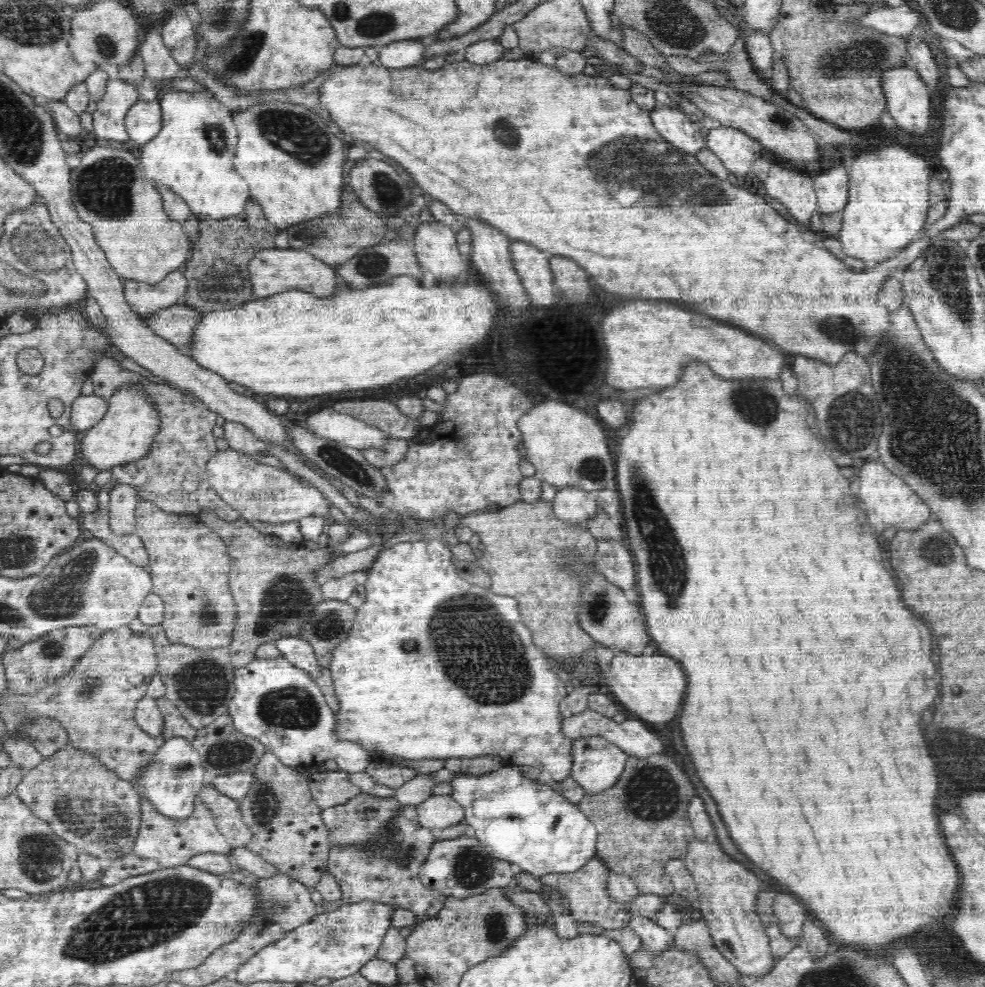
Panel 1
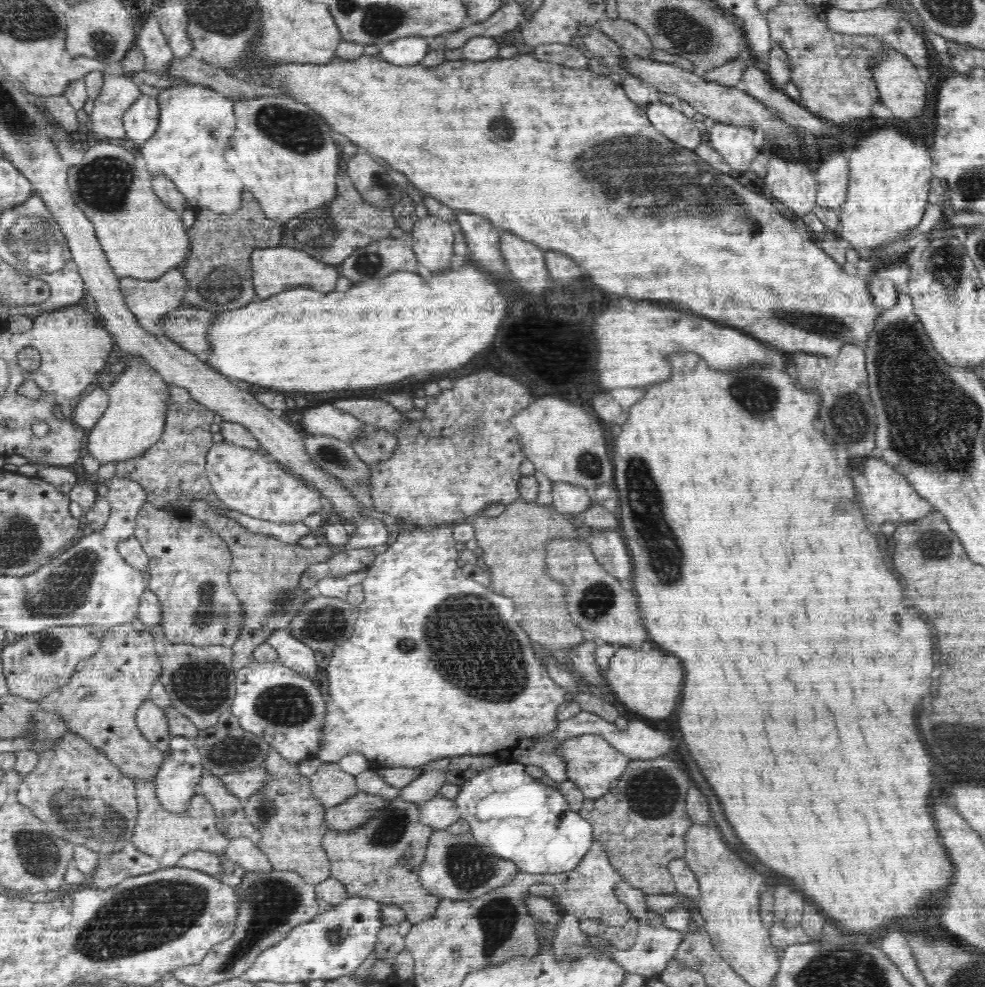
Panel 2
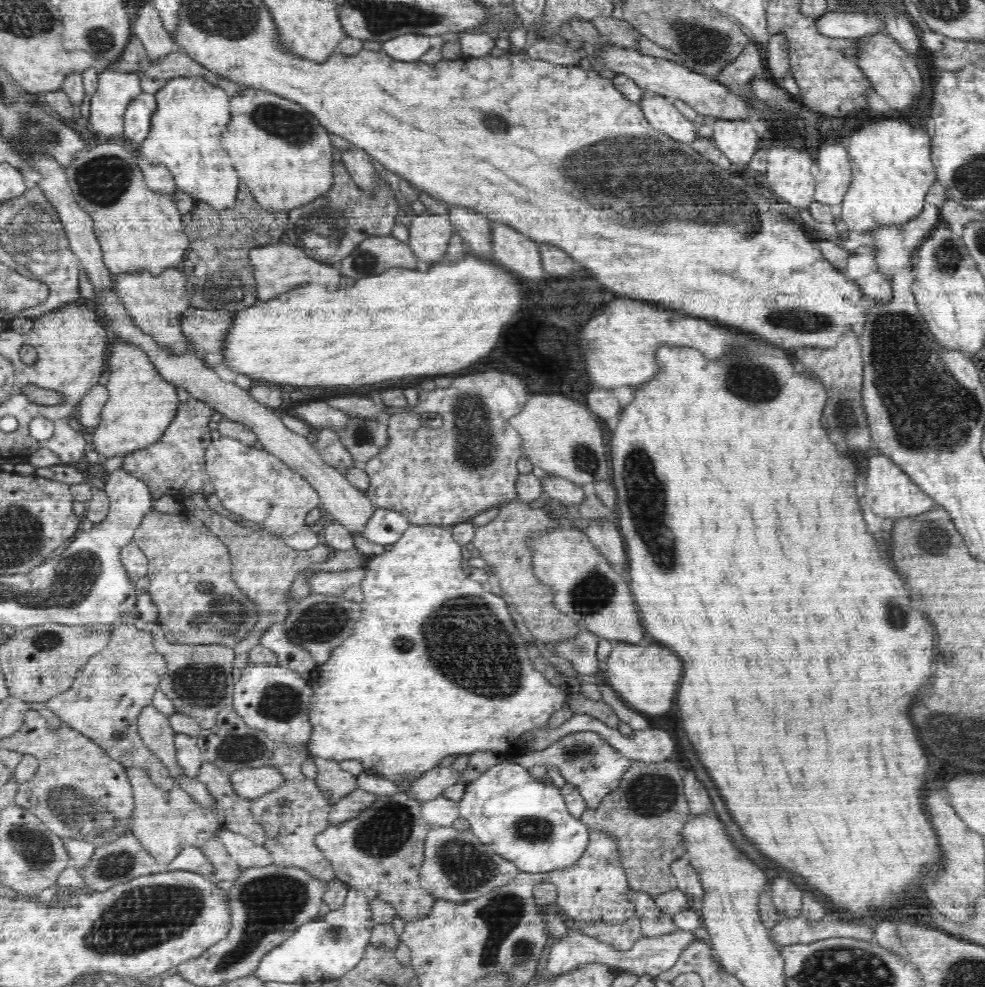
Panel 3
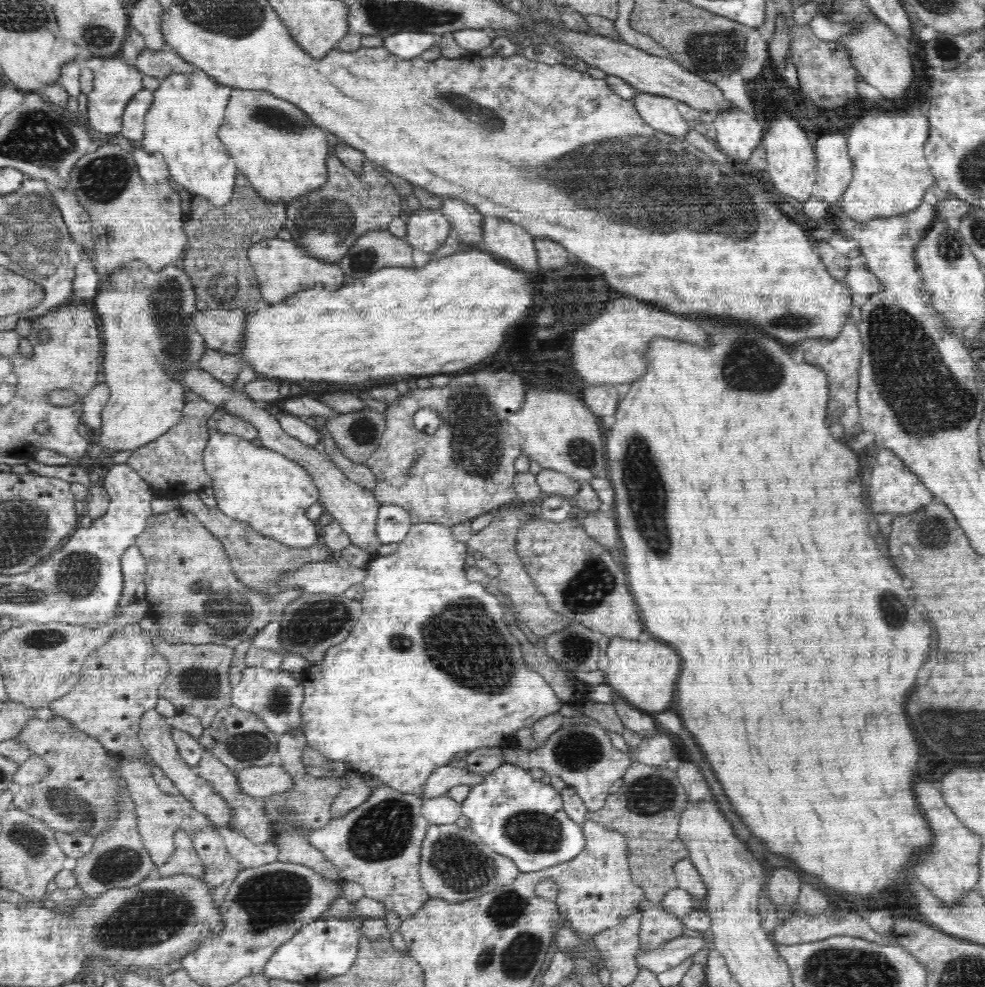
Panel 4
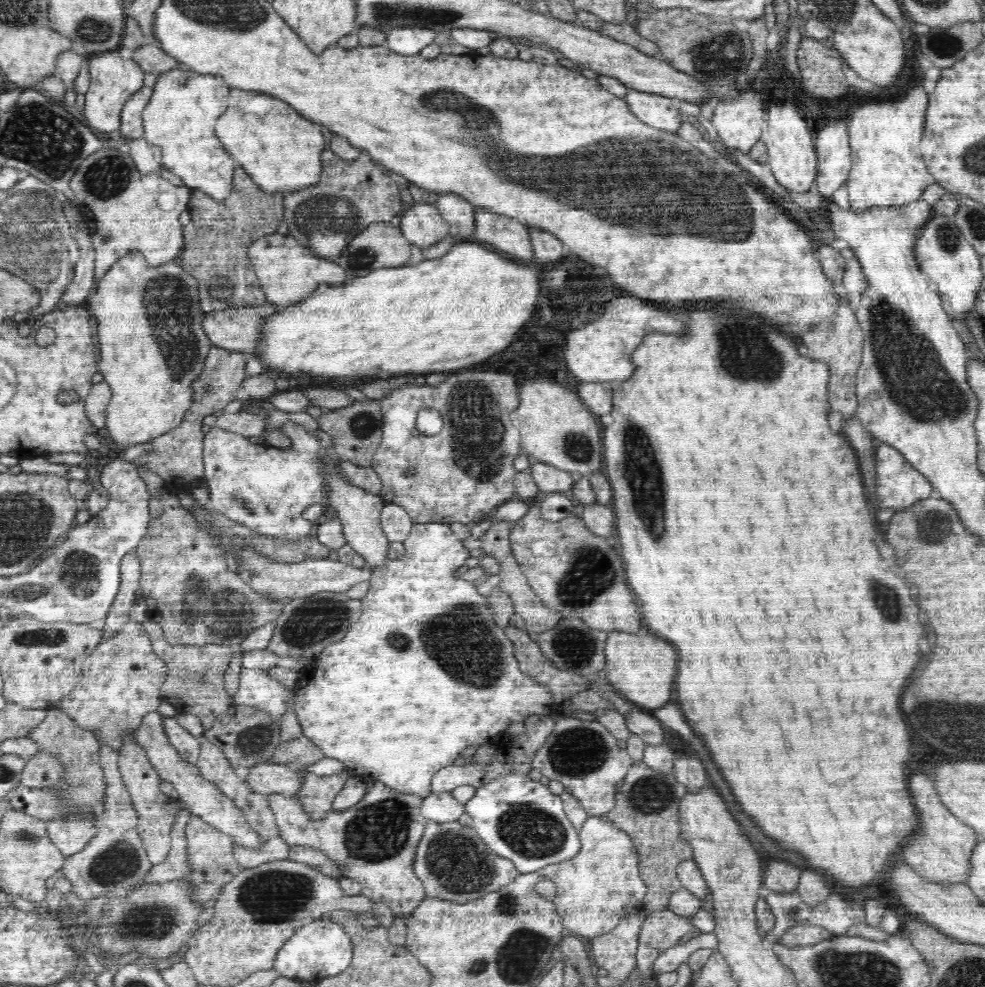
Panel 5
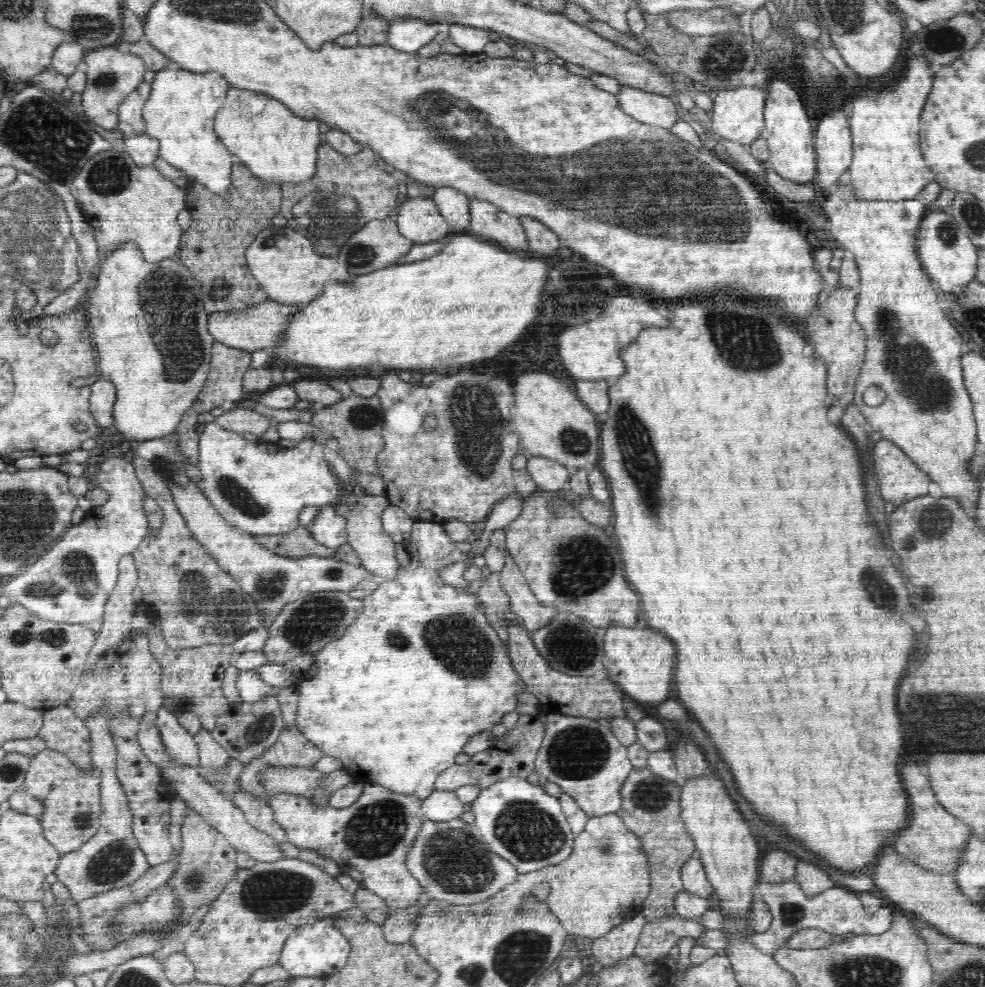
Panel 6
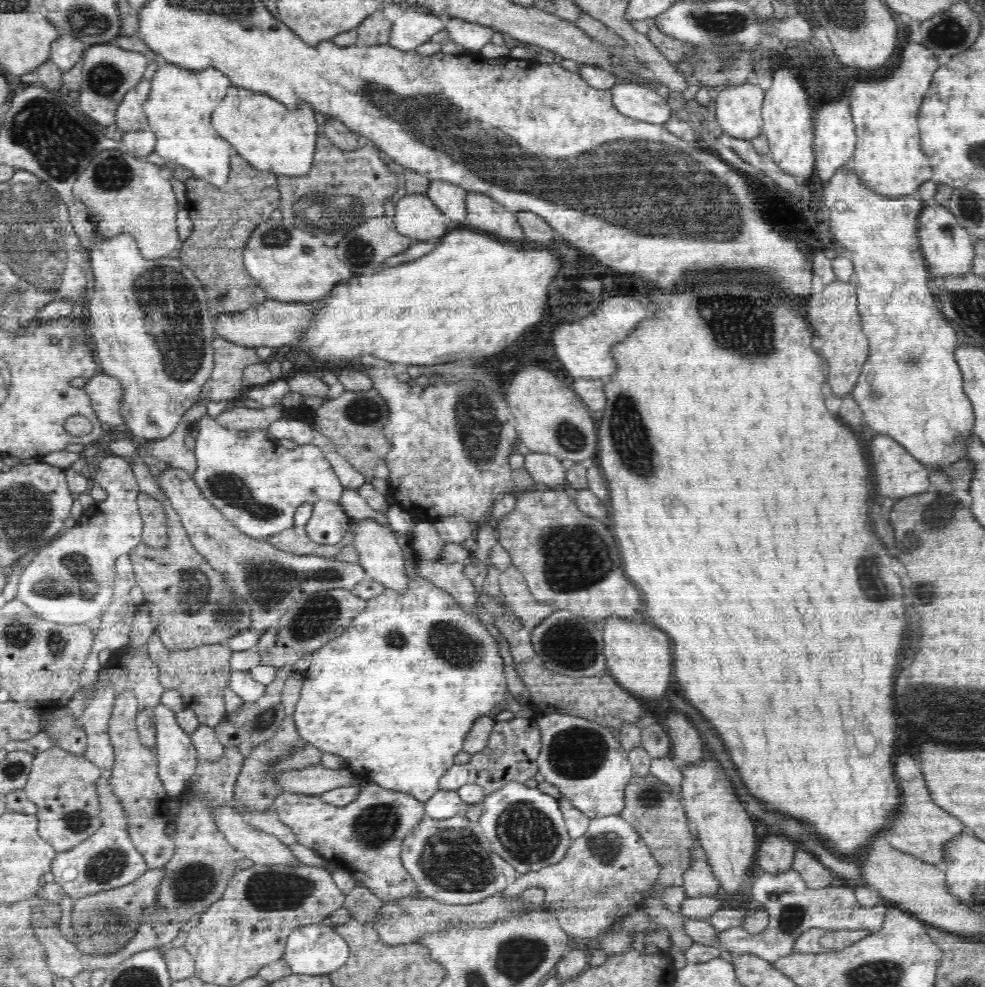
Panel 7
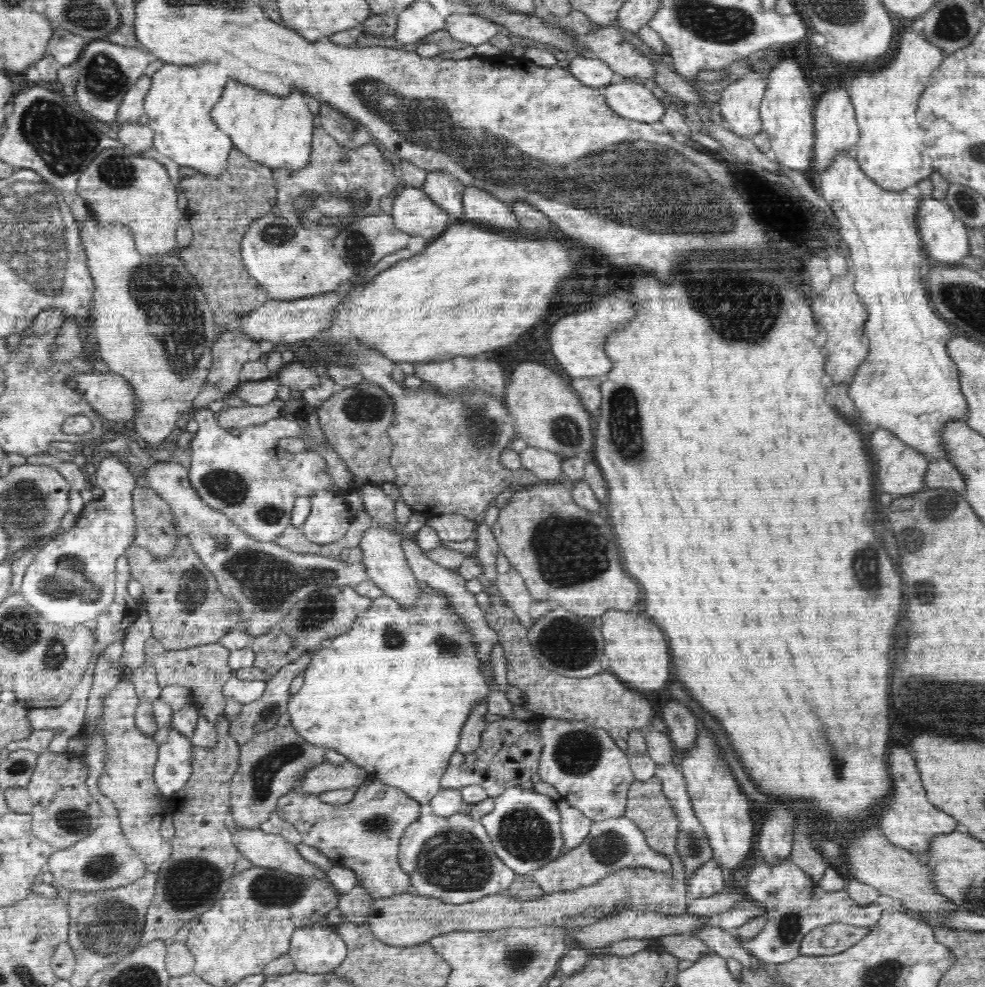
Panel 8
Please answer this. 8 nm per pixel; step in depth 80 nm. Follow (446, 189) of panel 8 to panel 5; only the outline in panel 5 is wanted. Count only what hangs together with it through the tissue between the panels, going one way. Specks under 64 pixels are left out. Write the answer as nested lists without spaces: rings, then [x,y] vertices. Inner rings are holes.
[[[440,193],[435,200],[440,214],[462,239],[471,239],[476,232],[475,206],[454,193]]]

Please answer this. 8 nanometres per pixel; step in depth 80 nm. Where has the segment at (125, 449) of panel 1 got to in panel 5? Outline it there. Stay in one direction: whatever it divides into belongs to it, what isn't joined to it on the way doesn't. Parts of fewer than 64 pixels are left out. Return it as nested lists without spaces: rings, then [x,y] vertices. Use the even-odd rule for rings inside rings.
[[[138,252],[124,256],[105,277],[88,300],[88,310],[98,324],[98,345],[101,361],[98,370],[110,385],[112,394],[106,410],[106,430],[120,448],[150,443],[161,434],[177,427],[191,406],[192,384],[200,381],[210,340],[203,331],[203,311],[199,298],[199,283],[177,262],[160,267],[149,266]]]

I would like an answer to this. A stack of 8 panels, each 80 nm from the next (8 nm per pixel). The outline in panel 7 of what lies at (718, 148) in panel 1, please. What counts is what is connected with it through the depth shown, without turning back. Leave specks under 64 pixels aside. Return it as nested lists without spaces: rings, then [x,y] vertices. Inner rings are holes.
[[[747,81],[714,91],[717,122],[722,134],[750,141],[763,133],[762,105],[764,93],[760,85]]]

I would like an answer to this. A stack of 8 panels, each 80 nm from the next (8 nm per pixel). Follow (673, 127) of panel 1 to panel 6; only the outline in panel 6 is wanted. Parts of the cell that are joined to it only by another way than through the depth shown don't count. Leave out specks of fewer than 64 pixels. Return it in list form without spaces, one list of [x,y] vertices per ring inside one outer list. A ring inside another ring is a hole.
[[[622,86],[616,95],[626,114],[655,128],[669,129],[678,118],[684,116],[668,96],[626,86]]]

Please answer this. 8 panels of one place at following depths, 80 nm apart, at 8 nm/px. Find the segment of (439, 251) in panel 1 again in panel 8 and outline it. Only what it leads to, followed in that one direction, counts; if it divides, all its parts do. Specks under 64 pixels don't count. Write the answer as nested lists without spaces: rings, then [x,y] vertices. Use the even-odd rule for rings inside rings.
[[[404,187],[400,193],[393,195],[391,217],[398,230],[412,237],[424,237],[427,240],[440,237],[453,221],[452,216],[438,206],[424,189],[416,187]]]

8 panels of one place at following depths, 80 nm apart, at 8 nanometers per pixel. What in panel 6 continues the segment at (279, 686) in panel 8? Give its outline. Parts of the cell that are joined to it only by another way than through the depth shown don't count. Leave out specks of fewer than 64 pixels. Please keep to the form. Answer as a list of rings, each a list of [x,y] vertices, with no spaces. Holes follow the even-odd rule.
[[[268,696],[265,700],[255,703],[241,702],[233,705],[228,712],[218,717],[216,728],[210,733],[220,746],[224,747],[230,758],[246,765],[254,758],[262,756],[268,747],[278,740],[284,727],[284,717],[277,697]]]

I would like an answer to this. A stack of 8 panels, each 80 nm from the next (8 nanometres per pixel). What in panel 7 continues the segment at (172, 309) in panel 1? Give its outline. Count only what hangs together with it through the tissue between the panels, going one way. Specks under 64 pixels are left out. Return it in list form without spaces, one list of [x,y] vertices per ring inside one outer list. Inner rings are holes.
[[[267,299],[263,304],[244,310],[243,312],[225,313],[218,316],[214,328],[216,337],[222,336],[224,341],[232,345],[246,346],[247,349],[259,347],[278,348],[290,345],[299,338],[299,331],[309,325],[314,303],[304,302],[280,302],[274,299]]]

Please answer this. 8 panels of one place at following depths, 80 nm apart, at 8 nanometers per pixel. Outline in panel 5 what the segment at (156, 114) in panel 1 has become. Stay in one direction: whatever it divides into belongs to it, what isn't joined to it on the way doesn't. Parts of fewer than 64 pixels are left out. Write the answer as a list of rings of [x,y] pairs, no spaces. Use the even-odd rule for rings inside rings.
[[[143,86],[140,90],[137,90],[129,100],[125,102],[125,105],[121,110],[121,130],[124,136],[128,136],[128,140],[139,139],[143,137],[143,120],[142,111],[146,106],[146,103],[152,96],[153,88]]]

